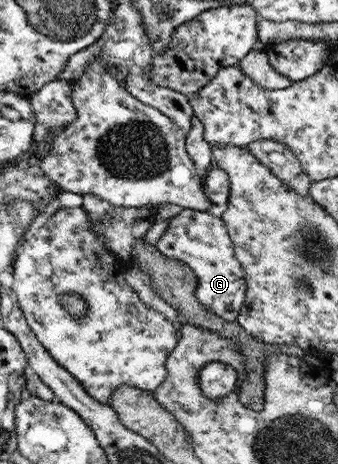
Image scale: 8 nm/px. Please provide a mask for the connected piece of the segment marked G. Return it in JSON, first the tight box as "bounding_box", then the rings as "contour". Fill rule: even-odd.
{"bounding_box":[155,209,247,321],"contour":[[[182,209],[168,223],[168,230],[164,236],[160,237],[155,244],[156,249],[164,258],[168,260],[176,260],[186,264],[188,268],[192,268],[195,276],[199,277],[199,289],[197,297],[207,311],[215,313],[218,317],[224,318],[224,321],[234,321],[239,317],[241,309],[246,305],[247,280],[243,267],[240,266],[239,259],[235,257],[234,243],[231,241],[230,235],[227,233],[226,223],[217,213],[194,209]]]}

